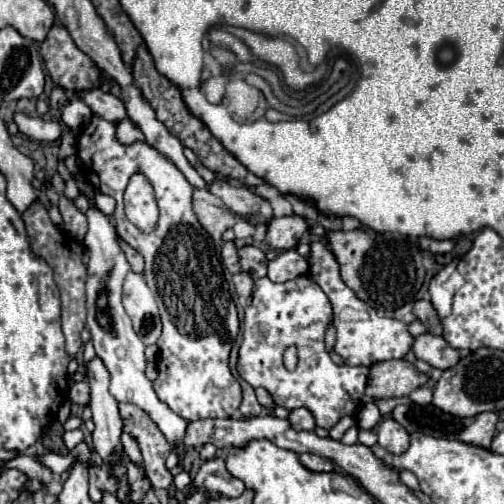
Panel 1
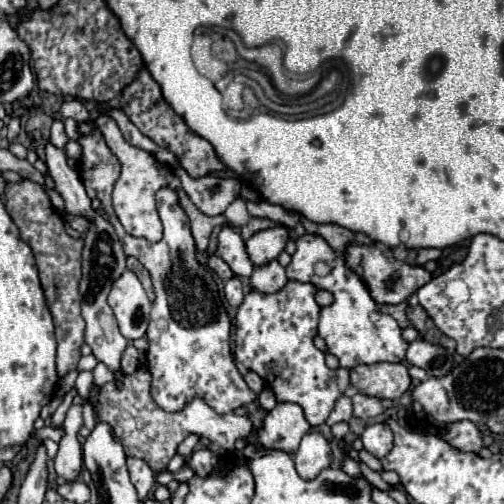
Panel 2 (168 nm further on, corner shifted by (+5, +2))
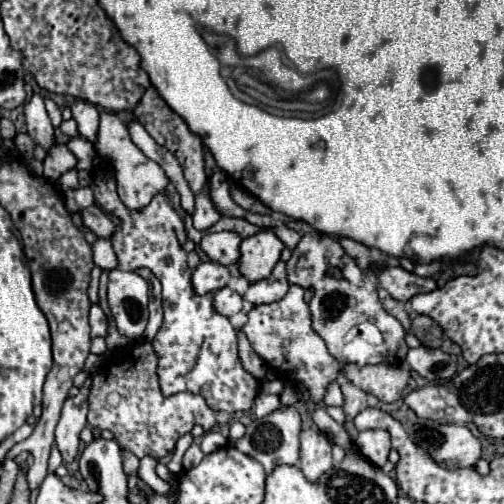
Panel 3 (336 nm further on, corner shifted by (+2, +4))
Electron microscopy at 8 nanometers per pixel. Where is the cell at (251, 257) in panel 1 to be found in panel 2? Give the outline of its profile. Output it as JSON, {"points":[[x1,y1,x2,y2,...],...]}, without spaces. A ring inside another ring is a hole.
{"points":[[224,226,220,230,216,256,220,256,236,276,250,276,254,272,254,266,248,258,244,240,232,226]]}

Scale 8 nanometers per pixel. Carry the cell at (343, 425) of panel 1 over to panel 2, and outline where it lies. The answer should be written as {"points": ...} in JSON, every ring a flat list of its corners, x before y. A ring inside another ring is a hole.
{"points":[[340,396,340,398,336,400,336,404,334,404,334,408,332,408,332,412,330,412,326,424,332,426,332,424,342,422,342,420,348,422,350,418,352,418,352,404,350,404,350,398,348,398,348,396]]}

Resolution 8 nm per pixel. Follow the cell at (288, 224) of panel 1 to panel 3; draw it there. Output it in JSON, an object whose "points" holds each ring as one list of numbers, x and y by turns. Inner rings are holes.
{"points":[[273,230,257,232,241,242,241,260,237,266,249,282,259,282,271,274,283,248,285,244,273,234]]}

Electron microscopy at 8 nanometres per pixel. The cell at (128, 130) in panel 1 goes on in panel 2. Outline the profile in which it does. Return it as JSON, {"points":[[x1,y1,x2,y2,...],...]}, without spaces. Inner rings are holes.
{"points":[[100,114,96,120,94,120,96,128,102,132,110,152,120,160,122,164,122,174,114,186,114,192,112,192,112,200,114,200,114,210,116,210,116,216,118,220,122,222,124,230,132,236,142,236,150,242,158,242,162,238,162,222,160,222,160,216,156,212,156,204,154,204,154,194,168,186,170,180,172,180,172,172,170,168,166,166,160,166,148,152,140,150,140,148,134,148,130,144,126,144,118,124,108,116,108,114]]}

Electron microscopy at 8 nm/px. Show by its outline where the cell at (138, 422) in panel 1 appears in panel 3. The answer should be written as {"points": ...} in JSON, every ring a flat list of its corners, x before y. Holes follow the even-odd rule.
{"points":[[137,342,123,352,113,364,105,364,99,374,93,376,89,392,89,416,91,428,111,430,117,444,133,452,137,458,151,456,155,460,165,458,175,450,177,440,189,434,195,424,201,424,205,432,217,426,217,412,209,410,201,394,175,394,165,398,157,382,157,354,149,342]]}

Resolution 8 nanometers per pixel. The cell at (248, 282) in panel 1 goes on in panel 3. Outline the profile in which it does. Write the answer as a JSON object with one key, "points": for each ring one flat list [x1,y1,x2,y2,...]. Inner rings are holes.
{"points":[[225,286,225,288,221,288,221,290,215,292,213,306,215,306,215,310,219,314,231,316,231,314,235,314,235,312,239,312,243,308,243,298,235,290,231,290,229,286]]}

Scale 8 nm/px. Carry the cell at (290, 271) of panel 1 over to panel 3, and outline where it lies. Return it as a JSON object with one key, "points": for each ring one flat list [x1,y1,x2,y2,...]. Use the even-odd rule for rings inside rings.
{"points":[[277,262,271,276,249,284,249,290,245,292,243,298,249,304,269,304,269,302,281,300,287,294,287,290,289,290,289,282,285,272,285,262]]}

